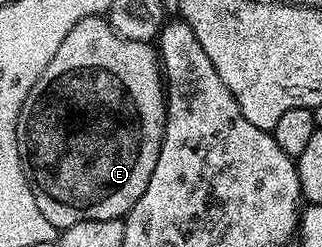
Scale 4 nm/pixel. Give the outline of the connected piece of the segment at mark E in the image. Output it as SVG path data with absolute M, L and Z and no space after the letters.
M87 16L77 22L29 90L17 118L19 156L41 214L56 230L77 222L126 217L153 178L166 121L167 97L156 45L121 38L103 16Z

